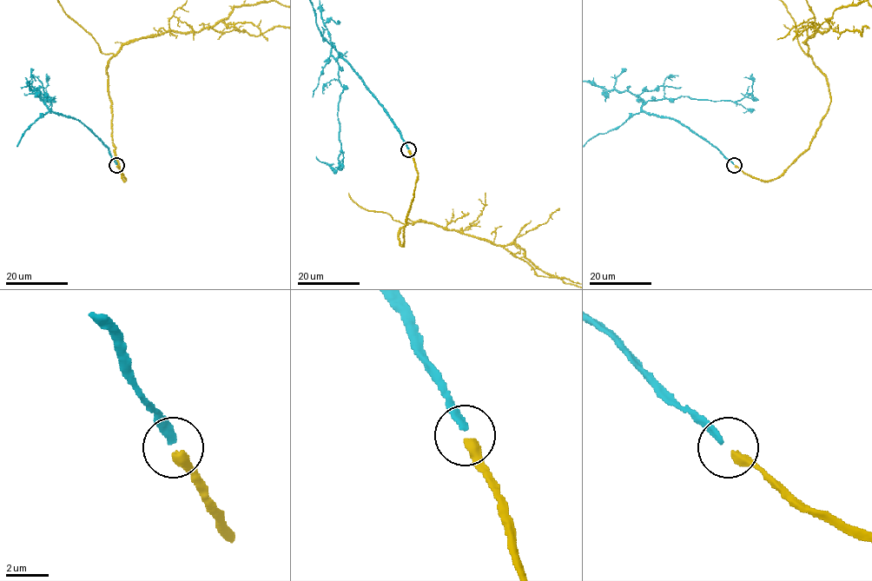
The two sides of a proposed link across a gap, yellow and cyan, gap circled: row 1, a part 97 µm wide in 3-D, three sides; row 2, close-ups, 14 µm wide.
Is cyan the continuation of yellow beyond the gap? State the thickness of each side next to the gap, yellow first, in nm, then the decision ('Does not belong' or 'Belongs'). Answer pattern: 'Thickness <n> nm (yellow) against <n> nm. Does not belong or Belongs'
Thickness 460 nm (yellow) against 320 nm. Belongs

